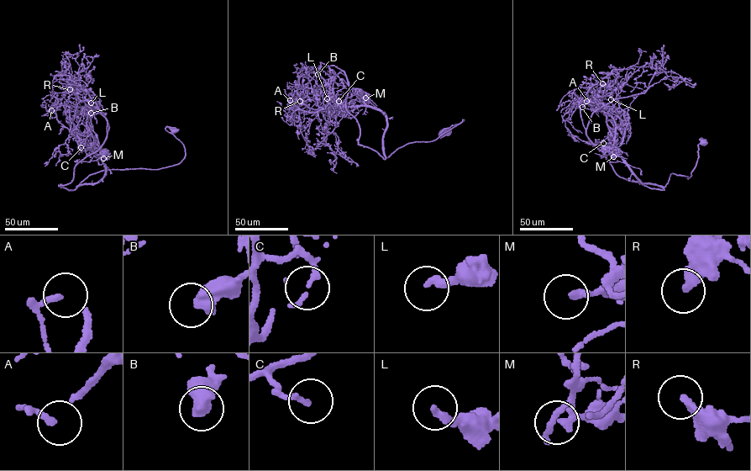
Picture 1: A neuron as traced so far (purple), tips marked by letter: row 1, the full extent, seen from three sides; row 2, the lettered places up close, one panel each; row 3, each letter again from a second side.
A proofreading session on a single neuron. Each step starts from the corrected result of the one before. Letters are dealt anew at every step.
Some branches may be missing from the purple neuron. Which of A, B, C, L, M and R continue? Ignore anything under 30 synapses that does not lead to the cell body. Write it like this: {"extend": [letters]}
{"extend": []}

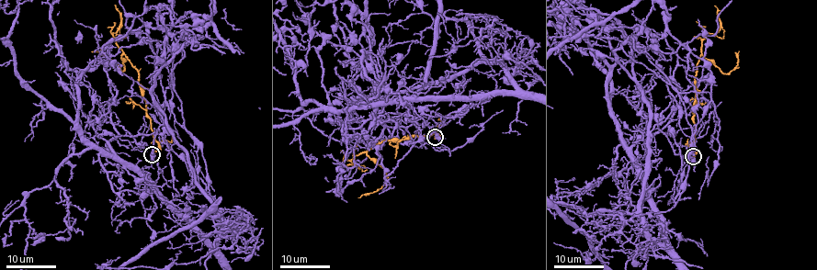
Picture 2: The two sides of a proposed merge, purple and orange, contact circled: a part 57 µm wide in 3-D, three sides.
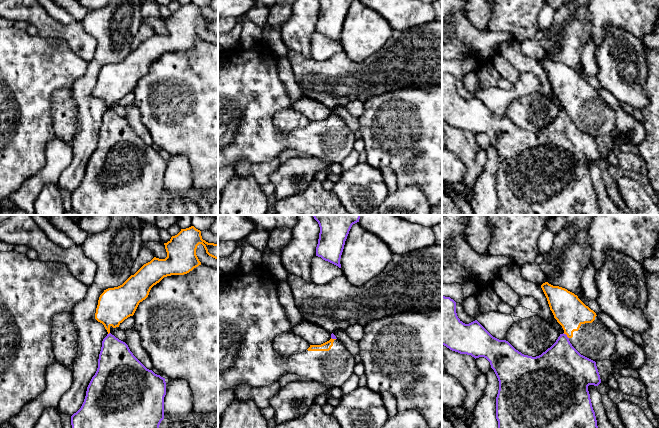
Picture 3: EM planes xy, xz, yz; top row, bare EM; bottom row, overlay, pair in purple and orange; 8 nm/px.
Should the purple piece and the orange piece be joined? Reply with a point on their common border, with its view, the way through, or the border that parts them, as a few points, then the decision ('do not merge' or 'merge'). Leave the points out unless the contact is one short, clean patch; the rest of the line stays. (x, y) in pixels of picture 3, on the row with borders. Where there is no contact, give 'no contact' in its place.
meets purple in yz at (566, 335); border along yz (563, 333), (568, 338); do not merge

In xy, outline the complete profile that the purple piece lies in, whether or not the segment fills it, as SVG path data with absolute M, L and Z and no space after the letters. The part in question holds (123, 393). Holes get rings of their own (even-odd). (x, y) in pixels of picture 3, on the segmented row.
M111 333L102 341L102 347L98 359L98 368L92 377L86 391L86 396L81 408L71 416L72 428L159 428L161 421L164 419L164 397L166 395L165 378L155 374L152 370L147 369L130 351L128 345L116 338Z

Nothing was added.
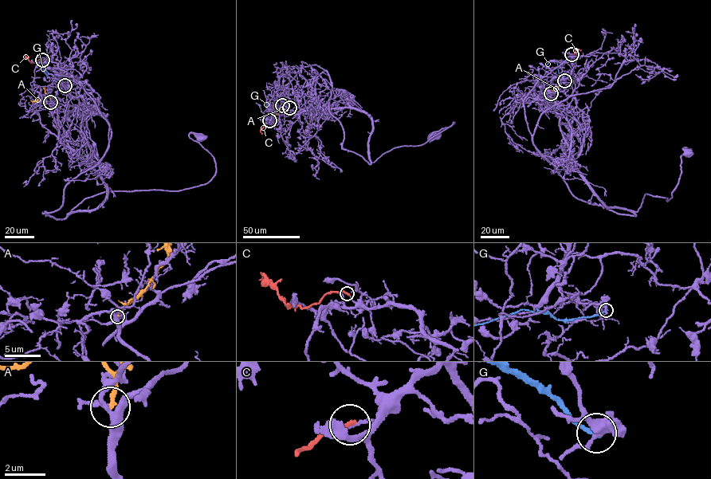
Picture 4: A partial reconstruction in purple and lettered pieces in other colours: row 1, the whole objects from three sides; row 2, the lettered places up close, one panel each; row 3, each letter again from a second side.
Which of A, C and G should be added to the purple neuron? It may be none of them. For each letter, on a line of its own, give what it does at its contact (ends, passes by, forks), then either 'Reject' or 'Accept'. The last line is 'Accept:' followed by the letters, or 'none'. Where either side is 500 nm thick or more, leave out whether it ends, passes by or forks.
A: It ends there. Reject
C: It ends there. Reject
G: It ends there. Reject
Accept: none

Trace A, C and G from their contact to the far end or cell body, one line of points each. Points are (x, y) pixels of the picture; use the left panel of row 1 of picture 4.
A: (50, 102), (50, 97), (37, 100)
C: (43, 60), (31, 62), (26, 56)
G: (64, 85), (54, 80), (43, 68), (47, 78)

